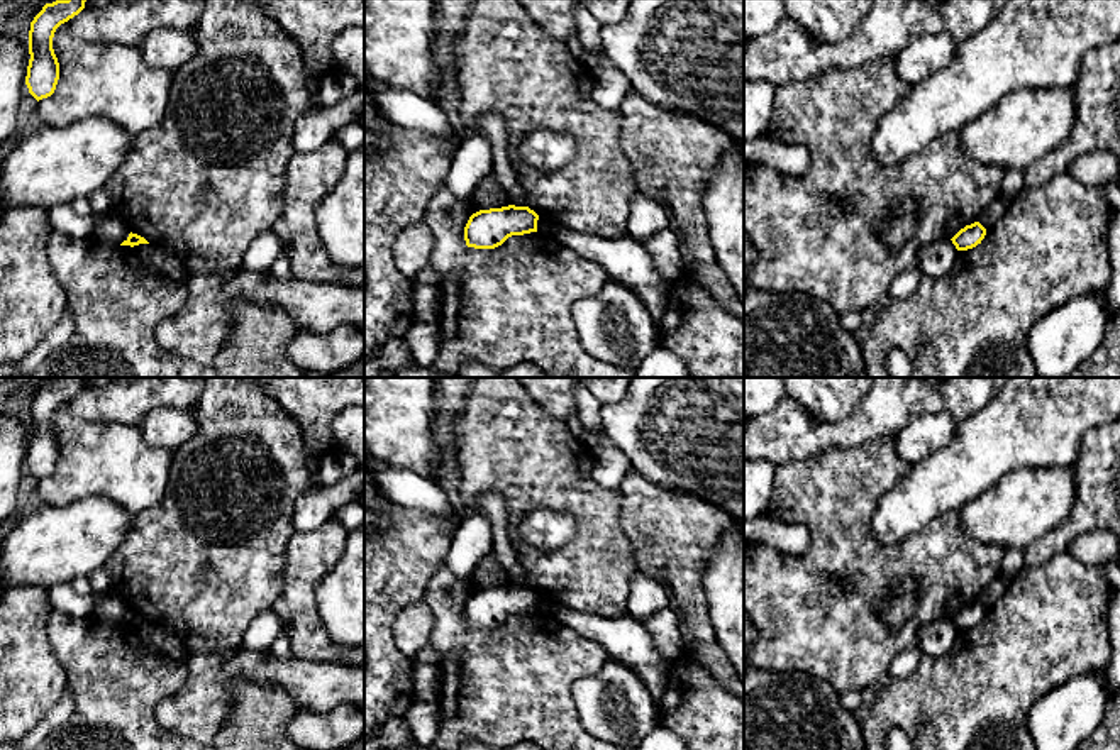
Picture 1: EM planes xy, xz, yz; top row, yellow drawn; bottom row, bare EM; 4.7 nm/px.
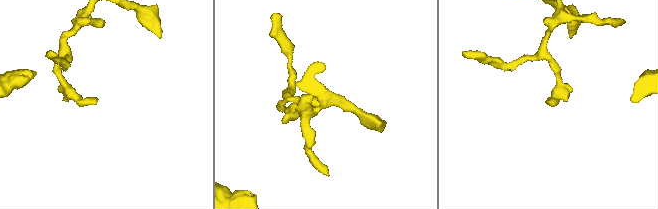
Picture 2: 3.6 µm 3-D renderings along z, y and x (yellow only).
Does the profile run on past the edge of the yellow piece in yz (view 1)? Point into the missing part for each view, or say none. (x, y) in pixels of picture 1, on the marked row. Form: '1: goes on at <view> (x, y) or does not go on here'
1: does not go on here

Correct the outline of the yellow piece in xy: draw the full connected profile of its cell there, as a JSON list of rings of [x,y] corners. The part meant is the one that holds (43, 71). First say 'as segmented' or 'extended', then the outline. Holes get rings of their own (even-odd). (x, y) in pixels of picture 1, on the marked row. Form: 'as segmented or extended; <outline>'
as segmented; [[[56,0],[46,3],[30,22],[29,30],[29,66],[25,85],[29,93],[39,102],[54,93],[59,80],[59,63],[53,49],[56,29],[78,15],[86,0]]]

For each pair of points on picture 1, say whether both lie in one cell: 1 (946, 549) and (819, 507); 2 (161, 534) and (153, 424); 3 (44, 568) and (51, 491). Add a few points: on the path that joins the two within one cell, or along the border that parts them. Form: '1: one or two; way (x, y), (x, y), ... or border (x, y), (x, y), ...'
1: one; way (914, 557), (870, 557), (851, 539)
2: two; border (195, 415), (195, 432), (173, 449)
3: two; border (88, 495), (63, 505), (39, 503)

